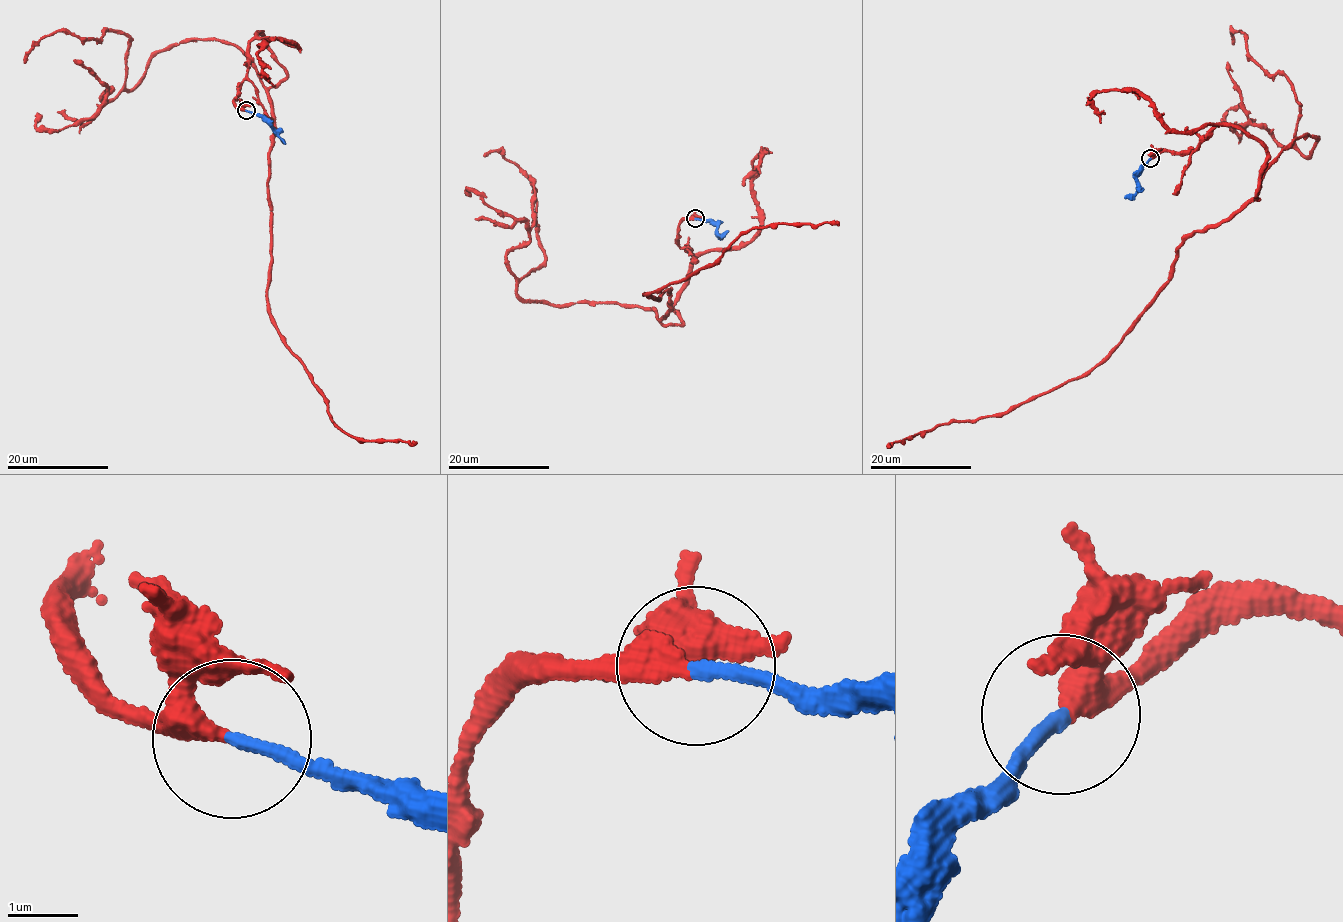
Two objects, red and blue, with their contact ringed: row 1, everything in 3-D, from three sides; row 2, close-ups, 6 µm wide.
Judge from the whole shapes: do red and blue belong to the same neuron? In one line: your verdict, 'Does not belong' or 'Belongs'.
Belongs

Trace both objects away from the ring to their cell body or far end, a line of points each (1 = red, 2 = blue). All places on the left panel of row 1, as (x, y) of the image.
1: (245, 111), (234, 101), (263, 30), (286, 76), (266, 92), (268, 304), (335, 425), (415, 442)
2: (246, 111), (263, 116), (284, 143)

